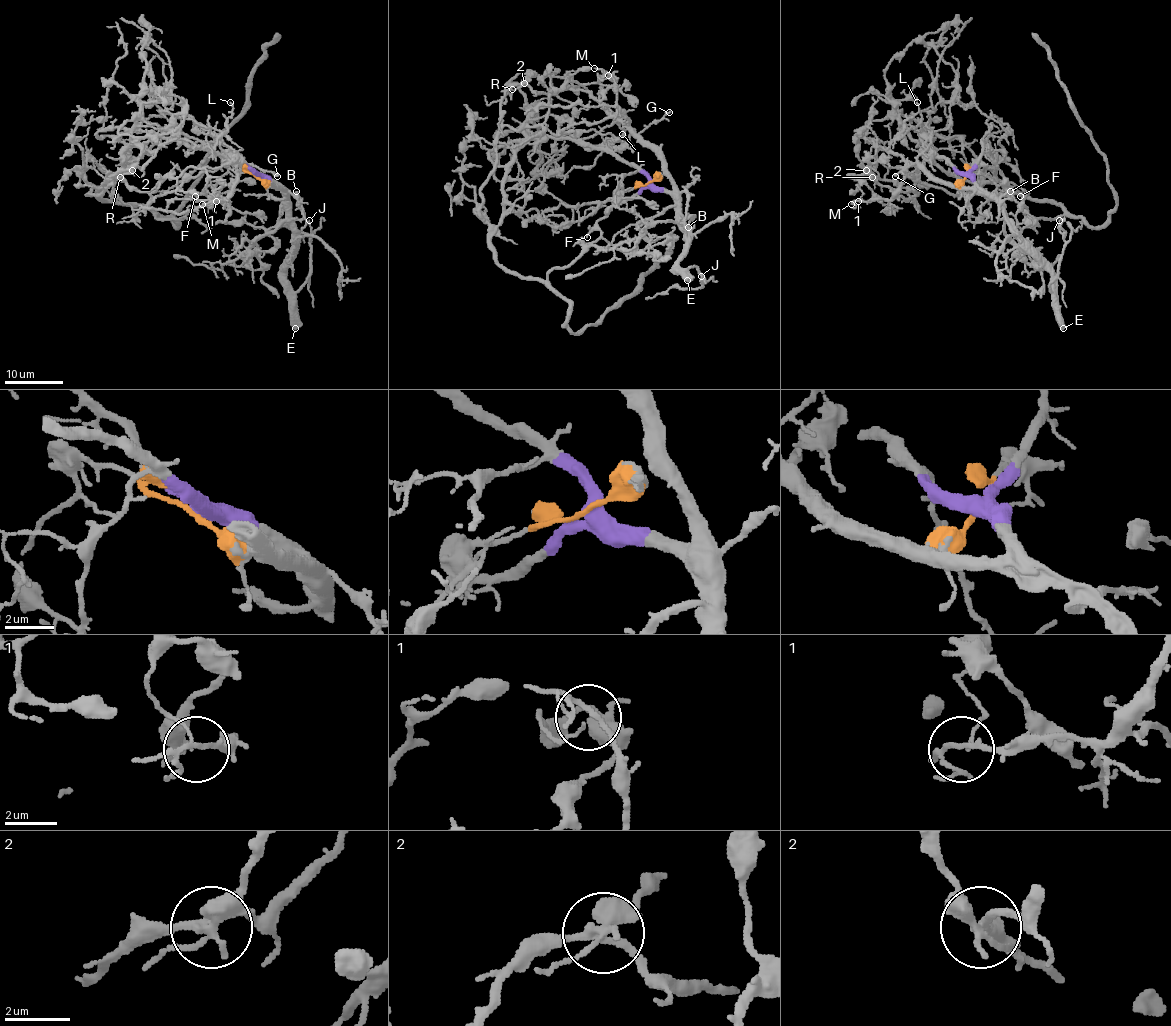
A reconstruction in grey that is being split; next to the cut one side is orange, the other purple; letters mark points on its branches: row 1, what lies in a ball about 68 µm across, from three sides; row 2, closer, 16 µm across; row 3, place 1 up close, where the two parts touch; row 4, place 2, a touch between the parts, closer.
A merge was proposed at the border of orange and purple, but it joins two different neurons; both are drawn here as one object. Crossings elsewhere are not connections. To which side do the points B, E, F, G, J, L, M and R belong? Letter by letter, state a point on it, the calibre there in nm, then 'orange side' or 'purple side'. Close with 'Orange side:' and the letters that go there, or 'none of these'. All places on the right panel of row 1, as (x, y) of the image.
B: place (1010, 191); calibre 150 nm; purple side
E: place (1063, 328); calibre 650 nm; purple side
F: place (1020, 196); calibre 90 nm; orange side
G: place (895, 176); calibre 180 nm; purple side
J: place (1059, 220); calibre 110 nm; purple side
L: place (917, 102); calibre 130 nm; purple side
M: place (851, 204); calibre 130 nm; purple side
R: place (872, 177); calibre 120 nm; orange side
Orange side: F, R

